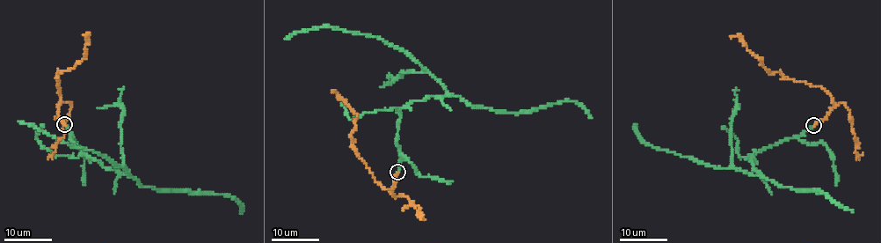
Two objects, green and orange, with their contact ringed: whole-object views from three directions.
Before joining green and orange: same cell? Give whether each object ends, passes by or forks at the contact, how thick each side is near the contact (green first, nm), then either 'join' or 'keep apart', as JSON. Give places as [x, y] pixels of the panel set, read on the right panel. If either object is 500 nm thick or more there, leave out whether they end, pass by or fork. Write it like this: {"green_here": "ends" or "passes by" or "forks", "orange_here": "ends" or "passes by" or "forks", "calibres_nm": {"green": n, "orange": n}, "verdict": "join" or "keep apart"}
{"green_here": "ends", "orange_here": "ends", "calibres_nm": {"green": 190, "orange": 190}, "verdict": "join"}

